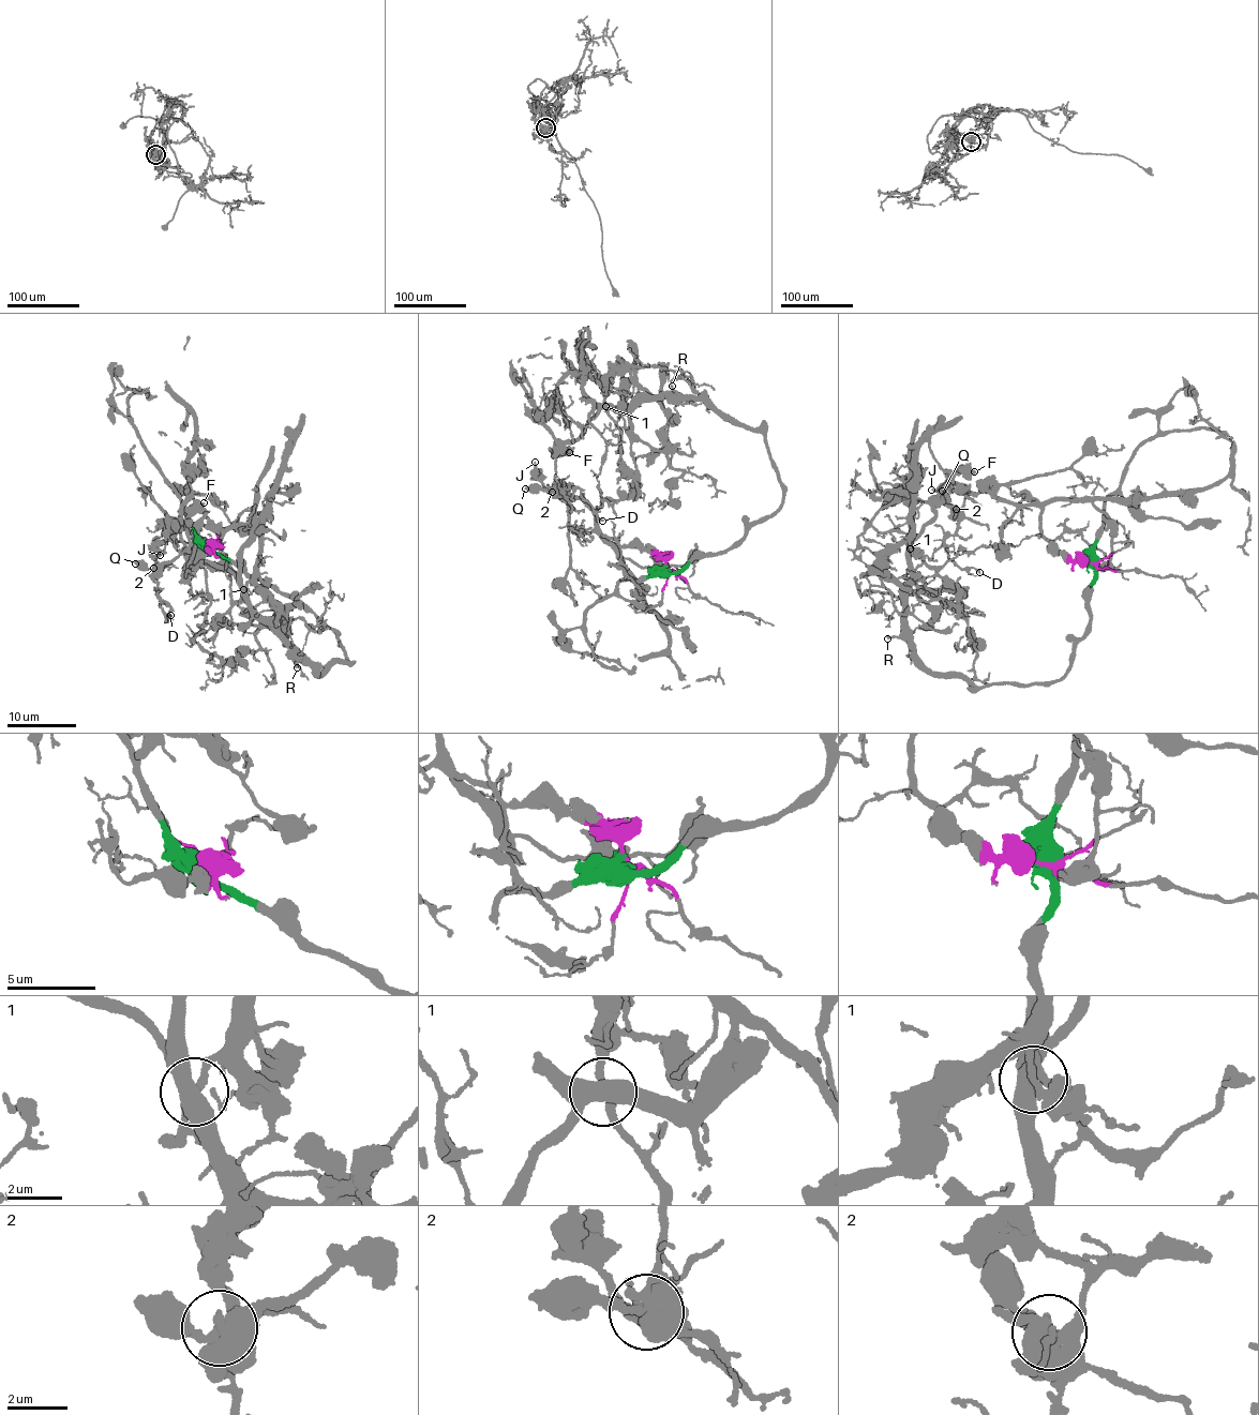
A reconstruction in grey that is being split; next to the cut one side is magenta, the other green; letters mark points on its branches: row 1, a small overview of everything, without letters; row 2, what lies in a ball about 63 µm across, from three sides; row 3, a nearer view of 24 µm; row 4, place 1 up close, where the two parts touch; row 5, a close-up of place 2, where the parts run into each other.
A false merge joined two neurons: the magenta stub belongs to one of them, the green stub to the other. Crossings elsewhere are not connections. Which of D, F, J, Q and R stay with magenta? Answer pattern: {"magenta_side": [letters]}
{"magenta_side": ["D", "J", "Q"]}

